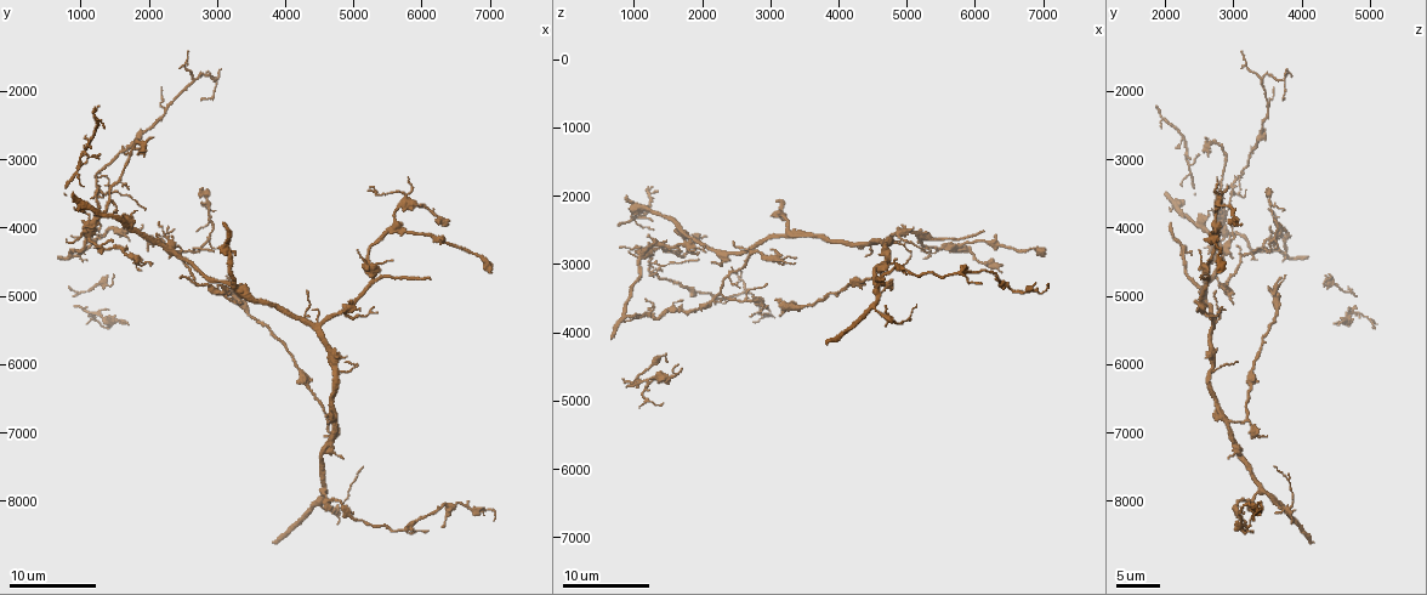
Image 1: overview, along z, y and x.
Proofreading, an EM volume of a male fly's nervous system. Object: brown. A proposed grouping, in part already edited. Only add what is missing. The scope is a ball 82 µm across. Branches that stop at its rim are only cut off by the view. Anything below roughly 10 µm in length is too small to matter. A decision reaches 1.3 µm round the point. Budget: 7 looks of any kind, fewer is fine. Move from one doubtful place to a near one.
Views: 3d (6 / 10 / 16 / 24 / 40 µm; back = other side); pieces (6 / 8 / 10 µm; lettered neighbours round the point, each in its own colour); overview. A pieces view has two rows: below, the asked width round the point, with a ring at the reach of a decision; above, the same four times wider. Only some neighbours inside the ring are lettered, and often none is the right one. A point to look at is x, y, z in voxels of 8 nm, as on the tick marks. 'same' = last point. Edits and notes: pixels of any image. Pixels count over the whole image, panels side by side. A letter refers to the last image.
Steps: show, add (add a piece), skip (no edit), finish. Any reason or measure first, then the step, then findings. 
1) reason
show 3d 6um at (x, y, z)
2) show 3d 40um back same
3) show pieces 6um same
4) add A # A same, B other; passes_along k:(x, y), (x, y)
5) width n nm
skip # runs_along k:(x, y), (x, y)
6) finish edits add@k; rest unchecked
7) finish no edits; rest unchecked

free end
show pieces 8um at (4850, 7350, 2950)

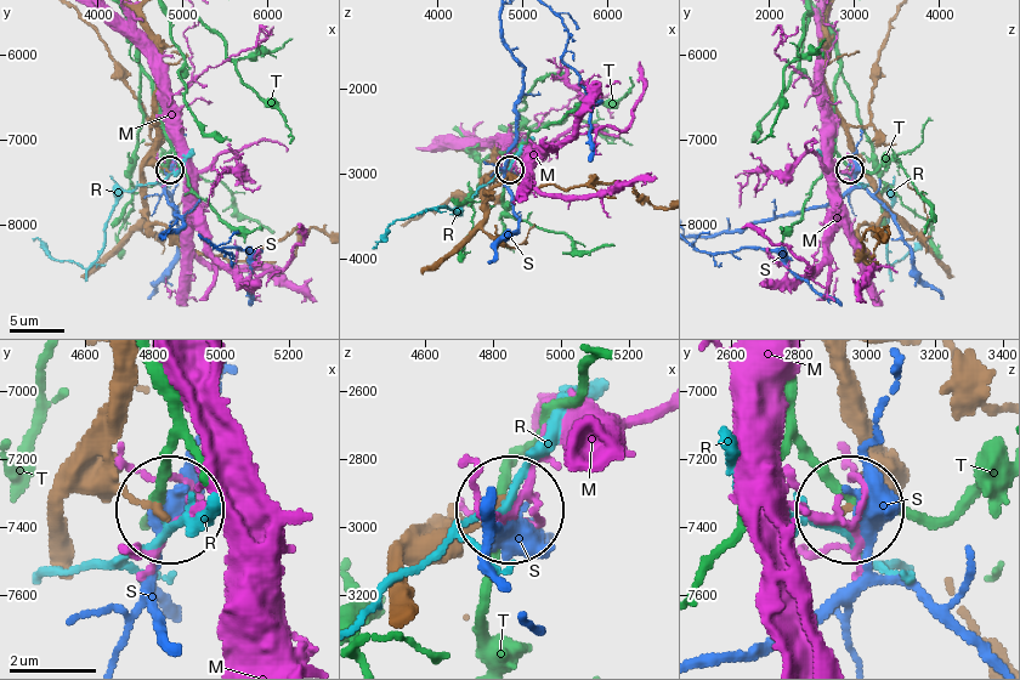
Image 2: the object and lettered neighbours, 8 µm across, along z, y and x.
skip # M other, R other, S other, T other; runs_along 2:(112, 363), (115, 472), (163, 513); no lettered piece goes on from it

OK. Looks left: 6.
thin end
show 3d 10um at (6100, 4750, 2550)

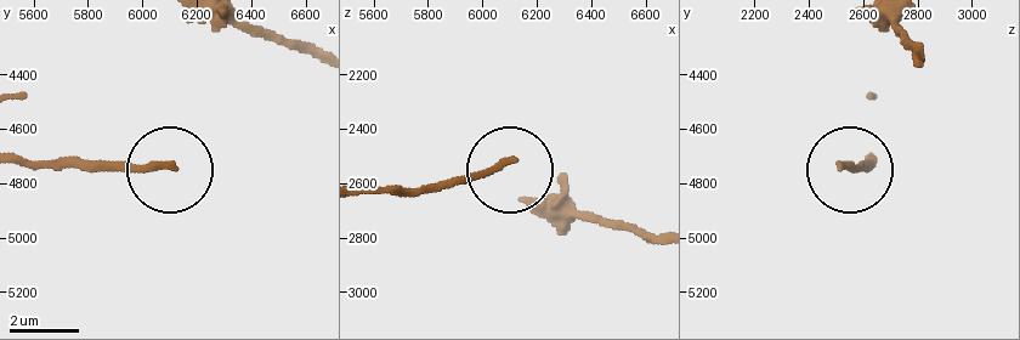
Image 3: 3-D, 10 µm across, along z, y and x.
show pieces 8um at (6090, 4740, 2520)

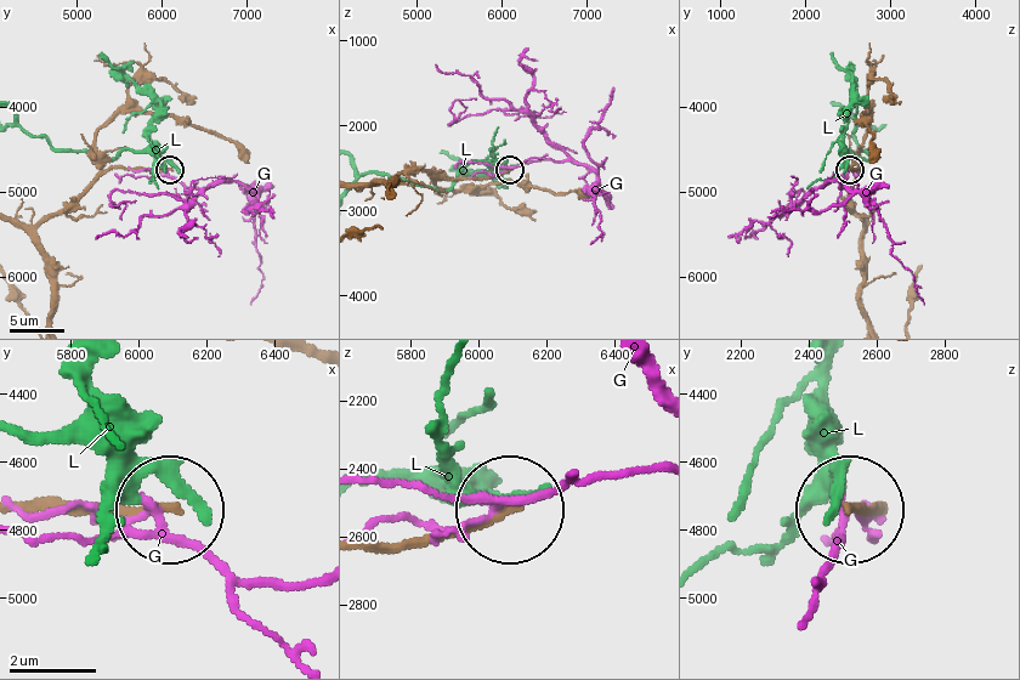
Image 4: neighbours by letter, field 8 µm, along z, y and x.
width 180 nm
skip # G other, L other; runs_along 4:(28, 500), (166, 511); no lettered piece goes on from it

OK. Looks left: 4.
free end
show pieces 10um at (6950, 4600, 2850)

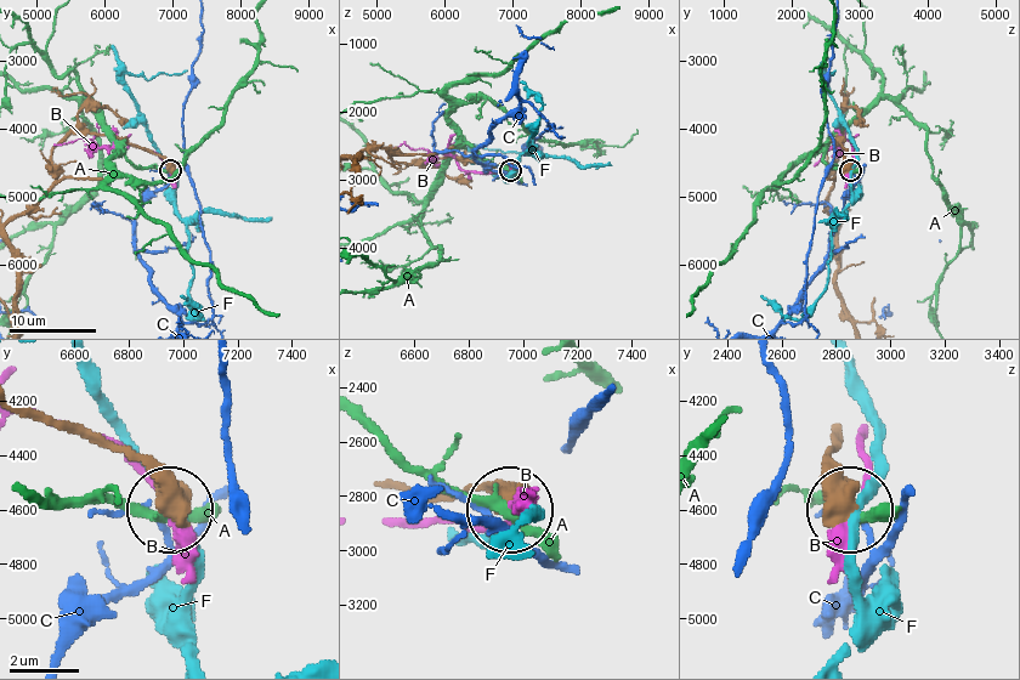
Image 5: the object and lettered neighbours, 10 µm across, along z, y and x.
skip # A other, B other, C other, F other; runs_along 5:(52, 159), (72, 135), (100, 134), (151, 149), (169, 168); none of them fits

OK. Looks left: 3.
free end
show pieces 10um at (3100, 3950, 2050)

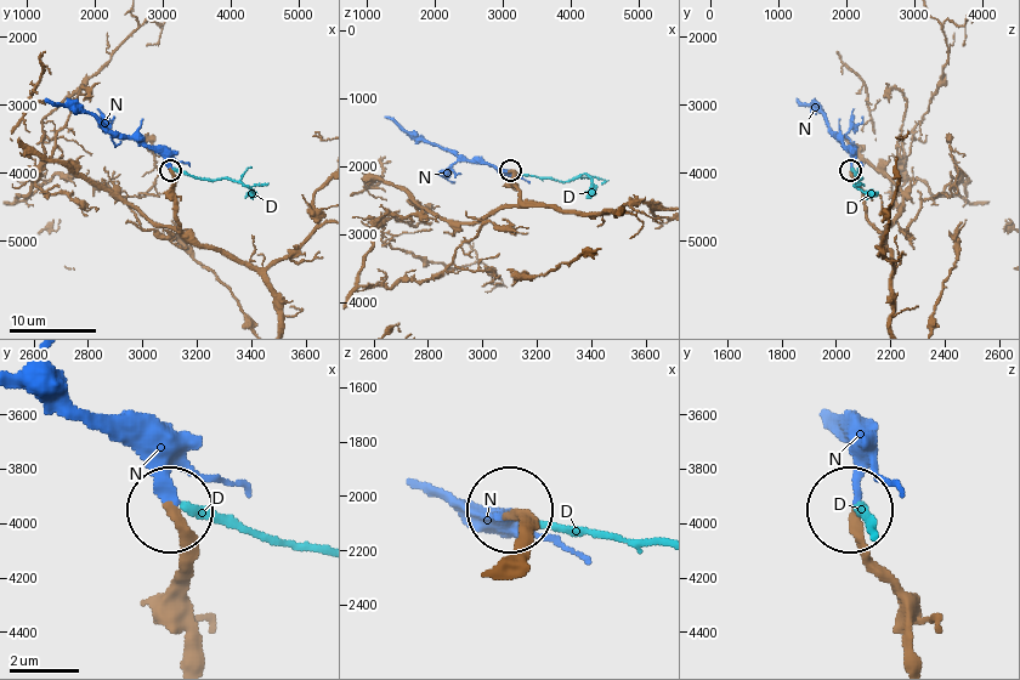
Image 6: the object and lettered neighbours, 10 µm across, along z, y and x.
add N # D other, N same; passes_along 6:(175, 190), (162, 156), (118, 137), (90, 114), (45, 102); it goes on there

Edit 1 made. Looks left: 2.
finish edits add@6; rest unchecked

